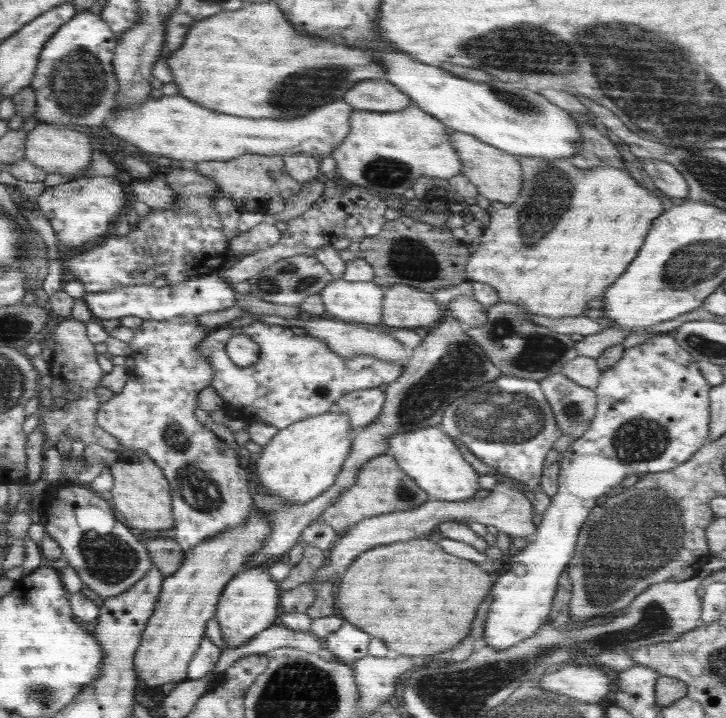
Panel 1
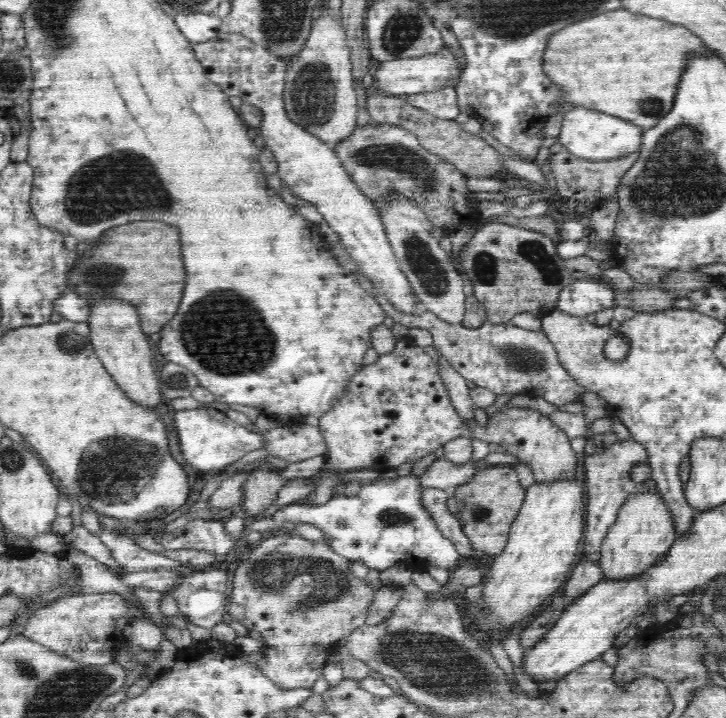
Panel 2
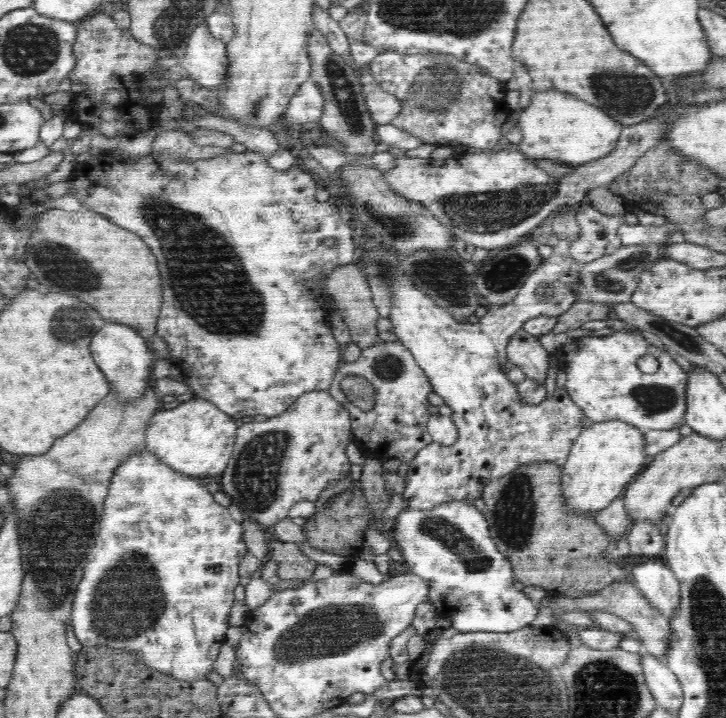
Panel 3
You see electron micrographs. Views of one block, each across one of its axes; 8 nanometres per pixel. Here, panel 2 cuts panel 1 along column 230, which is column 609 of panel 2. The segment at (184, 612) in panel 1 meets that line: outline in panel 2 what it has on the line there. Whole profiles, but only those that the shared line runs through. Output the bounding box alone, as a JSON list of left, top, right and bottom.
[599,491,677,580]

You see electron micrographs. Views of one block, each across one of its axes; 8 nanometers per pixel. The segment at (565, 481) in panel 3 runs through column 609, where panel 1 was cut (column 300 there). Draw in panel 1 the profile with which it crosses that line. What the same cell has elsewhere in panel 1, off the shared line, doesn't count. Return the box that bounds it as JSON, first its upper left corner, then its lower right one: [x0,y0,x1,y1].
[254,410,355,506]

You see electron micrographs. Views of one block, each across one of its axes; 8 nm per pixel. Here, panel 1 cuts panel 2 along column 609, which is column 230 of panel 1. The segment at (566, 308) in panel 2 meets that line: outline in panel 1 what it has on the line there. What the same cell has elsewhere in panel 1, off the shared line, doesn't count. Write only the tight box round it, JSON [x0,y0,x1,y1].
[84,271,237,320]

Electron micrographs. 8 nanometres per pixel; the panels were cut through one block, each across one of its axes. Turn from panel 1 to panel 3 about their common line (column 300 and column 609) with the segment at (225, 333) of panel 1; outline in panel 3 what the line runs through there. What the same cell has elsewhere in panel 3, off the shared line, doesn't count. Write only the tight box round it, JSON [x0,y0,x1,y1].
[553,333,687,432]

